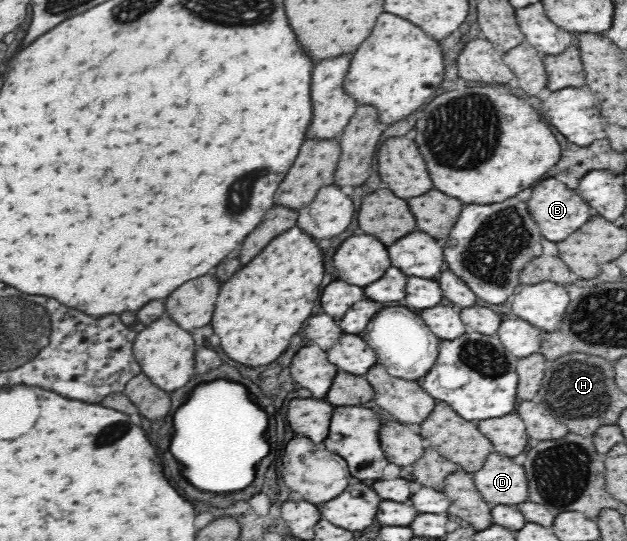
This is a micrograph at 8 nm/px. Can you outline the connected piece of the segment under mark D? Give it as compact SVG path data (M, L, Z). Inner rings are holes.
M489 454L481 470L473 474L473 480L491 506L521 504L529 496L523 465L517 466L511 458L501 454Z

